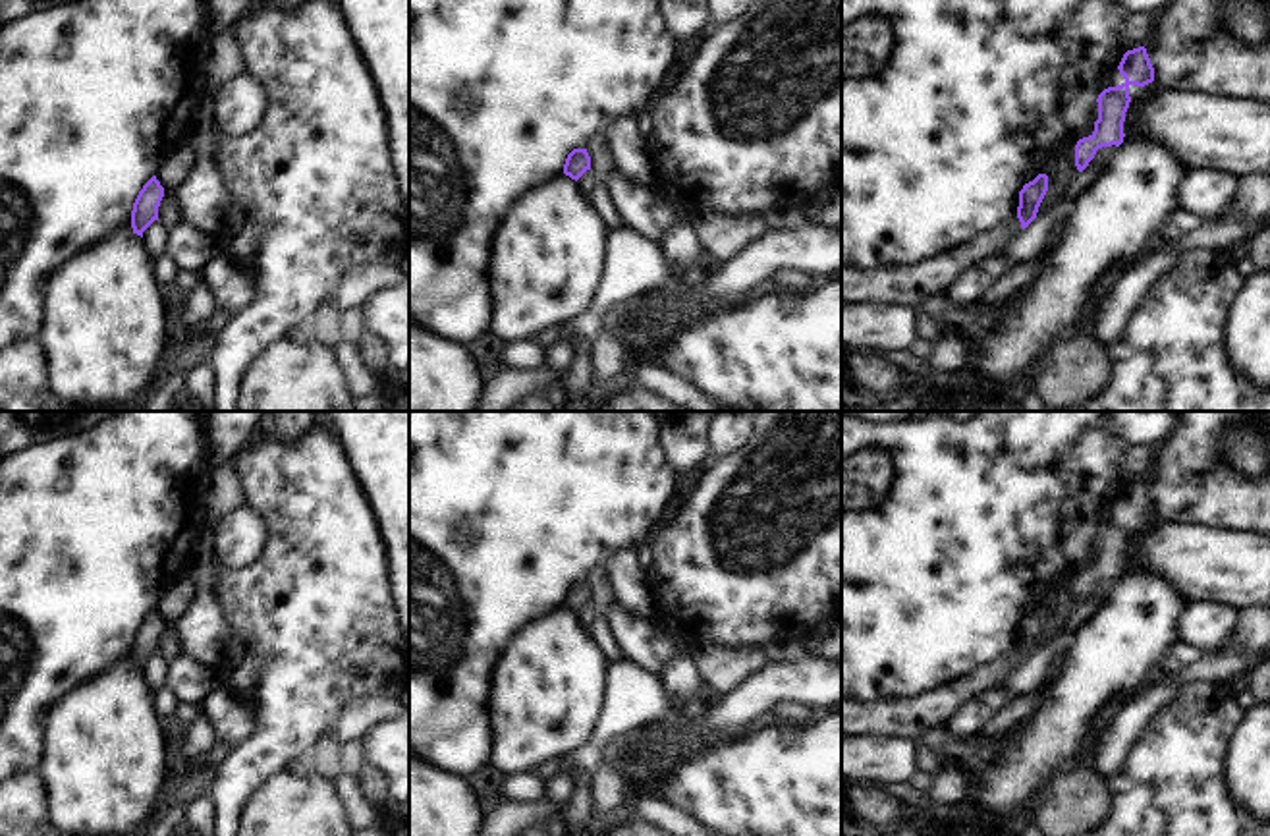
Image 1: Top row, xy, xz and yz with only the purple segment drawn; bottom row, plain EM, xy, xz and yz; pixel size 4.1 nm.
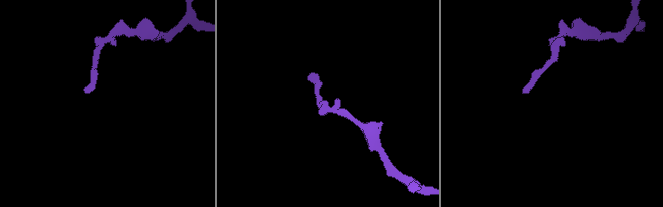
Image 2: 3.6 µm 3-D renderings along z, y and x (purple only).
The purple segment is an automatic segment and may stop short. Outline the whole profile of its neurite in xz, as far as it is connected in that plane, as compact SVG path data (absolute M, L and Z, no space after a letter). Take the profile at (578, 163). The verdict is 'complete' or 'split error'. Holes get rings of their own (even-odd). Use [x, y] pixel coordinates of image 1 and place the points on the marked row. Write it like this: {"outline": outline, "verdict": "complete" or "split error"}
{"outline": "M573 149L566 158L564 174L577 181L587 170L591 170L587 149Z", "verdict": "complete"}

